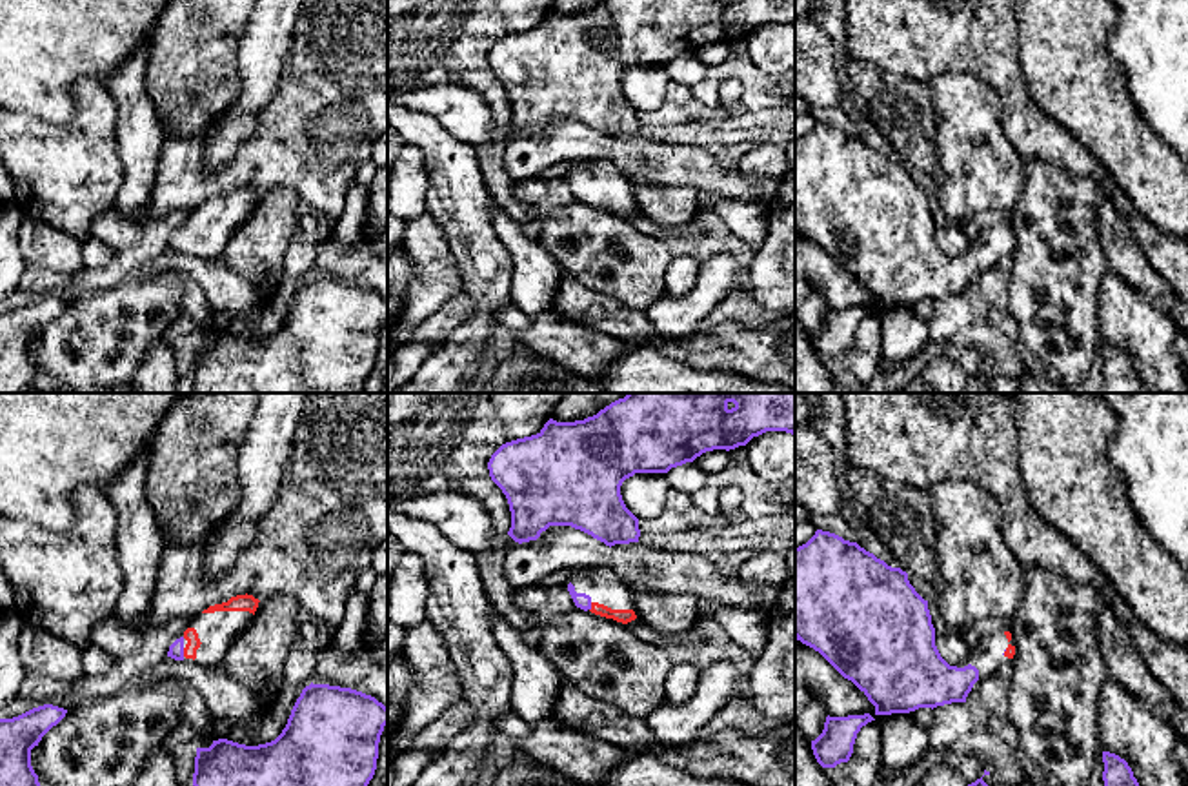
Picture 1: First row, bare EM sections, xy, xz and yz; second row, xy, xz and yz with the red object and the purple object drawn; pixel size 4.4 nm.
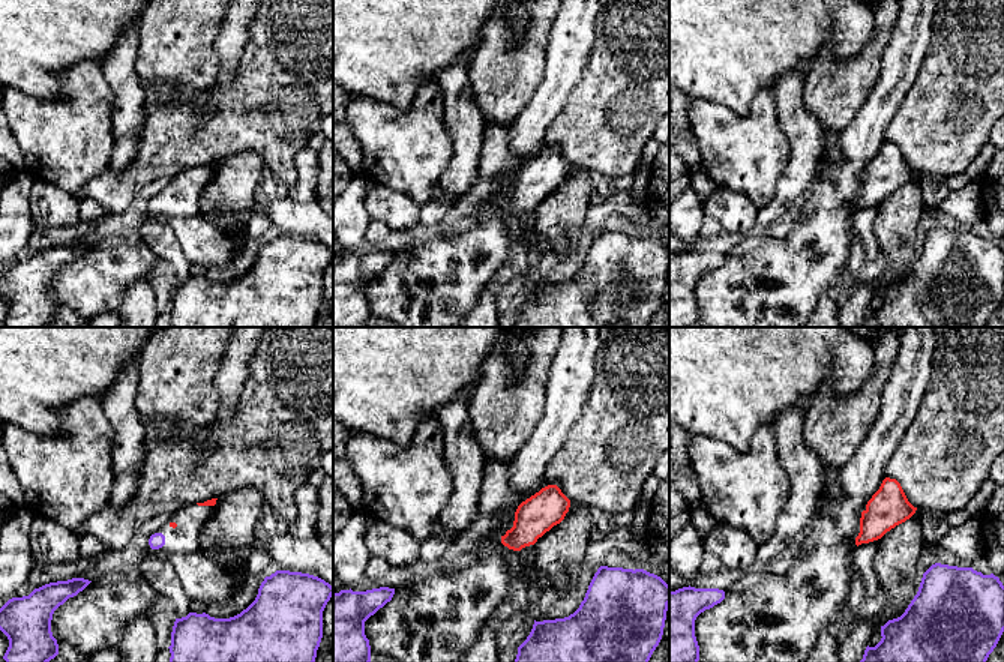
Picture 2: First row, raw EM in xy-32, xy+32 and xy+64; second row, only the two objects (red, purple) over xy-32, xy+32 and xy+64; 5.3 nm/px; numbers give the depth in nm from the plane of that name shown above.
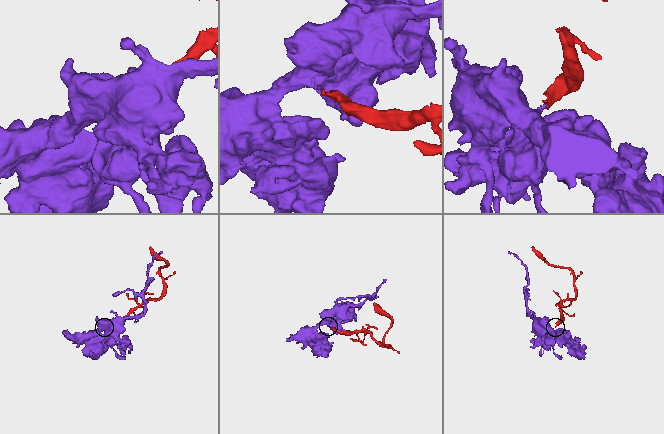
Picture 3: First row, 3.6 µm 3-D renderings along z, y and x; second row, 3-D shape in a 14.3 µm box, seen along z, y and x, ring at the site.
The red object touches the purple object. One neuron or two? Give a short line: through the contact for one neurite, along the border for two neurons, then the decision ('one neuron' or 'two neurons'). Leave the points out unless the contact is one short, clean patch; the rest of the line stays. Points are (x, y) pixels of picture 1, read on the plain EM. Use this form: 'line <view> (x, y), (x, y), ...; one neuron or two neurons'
line xy (193, 235), (184, 244), (175, 244); one neuron

